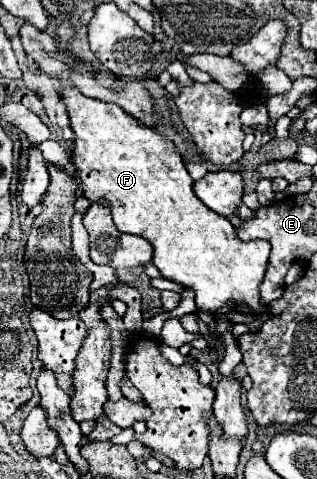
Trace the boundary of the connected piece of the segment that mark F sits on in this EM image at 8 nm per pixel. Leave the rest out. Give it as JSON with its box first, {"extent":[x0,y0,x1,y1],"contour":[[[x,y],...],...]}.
{"extent":[60,81,270,331],"contour":[[[62,81],[60,97],[66,105],[66,113],[70,117],[70,127],[74,131],[74,149],[72,149],[72,165],[74,177],[80,185],[80,195],[84,195],[90,203],[108,203],[112,221],[116,223],[120,233],[132,233],[148,239],[154,247],[154,265],[162,271],[162,277],[180,283],[182,287],[190,287],[196,291],[198,309],[216,311],[228,299],[236,303],[250,305],[256,313],[228,313],[234,323],[246,323],[252,331],[258,331],[260,323],[268,319],[268,313],[258,303],[258,285],[264,277],[270,243],[266,241],[240,241],[234,233],[232,223],[210,211],[192,191],[192,177],[188,175],[182,156],[174,143],[154,129],[142,125],[138,119],[128,115],[114,103],[104,103],[98,99],[90,99],[82,95],[70,81]]]}

